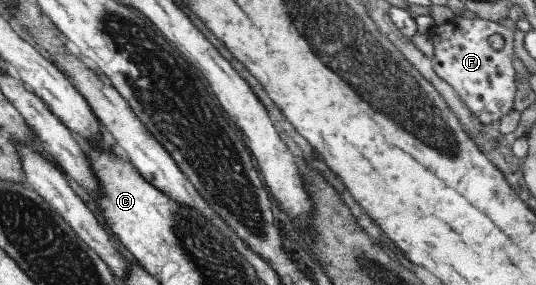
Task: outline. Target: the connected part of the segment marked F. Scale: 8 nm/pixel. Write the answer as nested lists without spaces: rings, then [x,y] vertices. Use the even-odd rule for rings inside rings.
[[[457,16],[438,27],[433,26],[427,34],[433,45],[433,56],[430,59],[431,68],[439,78],[442,78],[457,92],[461,100],[465,103],[465,106],[483,124],[495,124],[502,116],[505,116],[505,114],[513,109],[516,91],[514,76],[516,72],[511,64],[511,55],[513,54],[513,31],[511,29],[499,25],[495,21]],[[491,34],[499,34],[503,38],[501,49],[493,50],[489,43],[487,43],[487,38]]]

